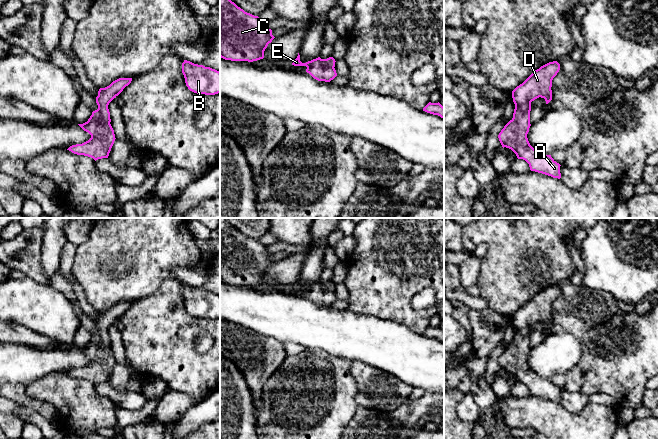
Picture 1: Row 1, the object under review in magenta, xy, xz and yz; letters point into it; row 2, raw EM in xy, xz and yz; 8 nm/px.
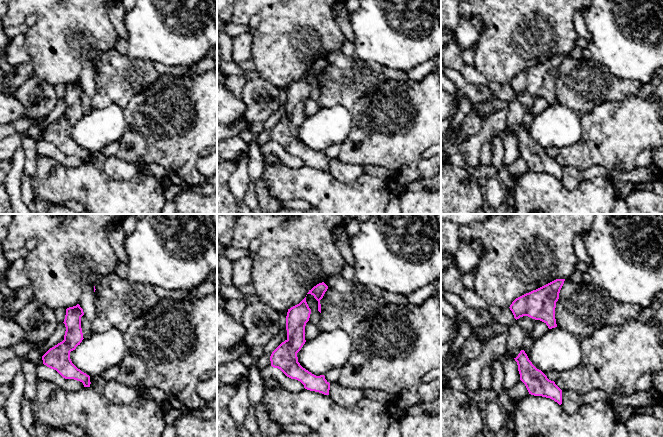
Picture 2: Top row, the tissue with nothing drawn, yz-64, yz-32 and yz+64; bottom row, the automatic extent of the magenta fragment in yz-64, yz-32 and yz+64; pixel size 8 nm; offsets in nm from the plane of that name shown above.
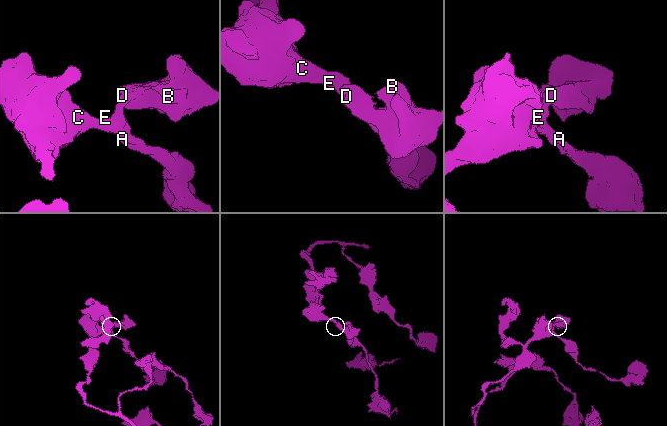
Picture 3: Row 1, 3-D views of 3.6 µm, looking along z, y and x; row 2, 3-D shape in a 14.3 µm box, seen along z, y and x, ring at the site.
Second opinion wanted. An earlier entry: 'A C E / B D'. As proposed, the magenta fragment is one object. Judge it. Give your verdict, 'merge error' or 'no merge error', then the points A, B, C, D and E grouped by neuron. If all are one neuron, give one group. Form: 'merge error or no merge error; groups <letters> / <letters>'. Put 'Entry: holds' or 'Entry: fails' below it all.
no merge error; groups A B C D E
Entry: fails

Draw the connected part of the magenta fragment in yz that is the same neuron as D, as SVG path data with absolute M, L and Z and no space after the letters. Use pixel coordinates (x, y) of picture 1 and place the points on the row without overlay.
M557 285L549 286L535 294L522 308L512 315L515 328L513 342L498 359L502 371L511 373L518 383L525 384L531 395L553 402L561 402L560 388L551 379L543 379L529 367L531 326L541 321L546 328L552 324L552 304L560 294Z

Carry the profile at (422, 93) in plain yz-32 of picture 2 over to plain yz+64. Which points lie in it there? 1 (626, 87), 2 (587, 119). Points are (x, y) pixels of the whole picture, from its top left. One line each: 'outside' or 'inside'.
1: outside
2: inside

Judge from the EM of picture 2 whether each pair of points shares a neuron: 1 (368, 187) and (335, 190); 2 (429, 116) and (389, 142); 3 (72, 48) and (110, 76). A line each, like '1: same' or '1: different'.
1: same
2: same
3: different

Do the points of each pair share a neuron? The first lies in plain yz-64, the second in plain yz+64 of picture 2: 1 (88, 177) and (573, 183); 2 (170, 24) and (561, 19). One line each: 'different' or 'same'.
1: different
2: different

